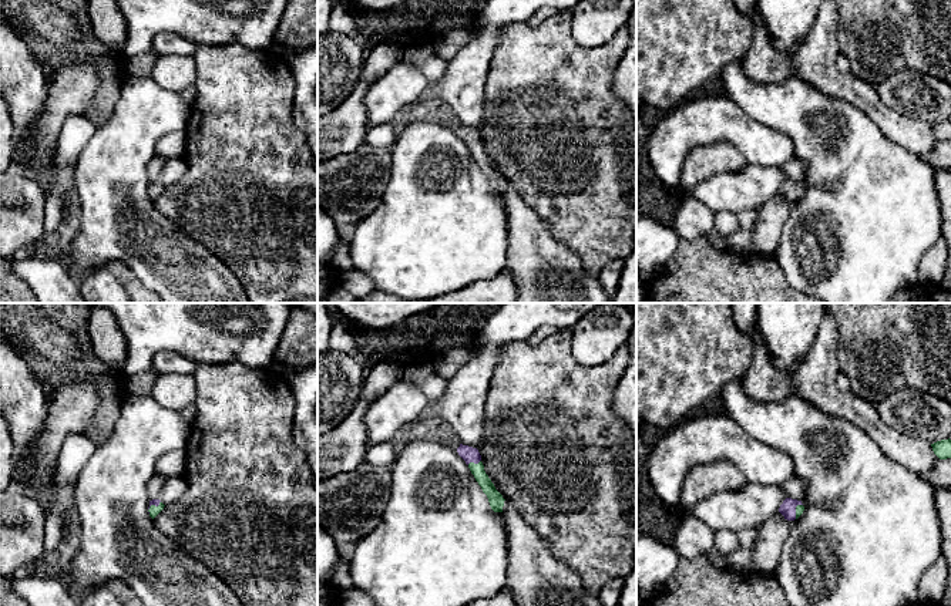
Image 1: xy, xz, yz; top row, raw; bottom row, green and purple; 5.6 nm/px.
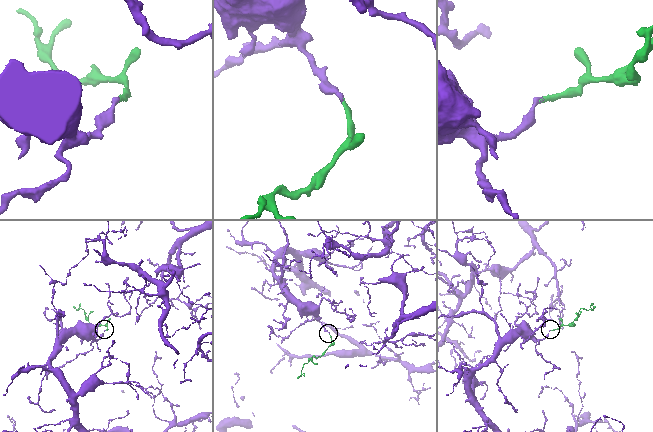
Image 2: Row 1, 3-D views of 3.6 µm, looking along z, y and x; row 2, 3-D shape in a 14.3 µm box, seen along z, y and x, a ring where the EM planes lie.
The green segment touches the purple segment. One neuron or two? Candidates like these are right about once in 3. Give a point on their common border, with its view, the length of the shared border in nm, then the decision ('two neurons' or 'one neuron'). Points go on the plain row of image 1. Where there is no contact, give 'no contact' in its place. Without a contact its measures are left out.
meets green in xz at (473, 144); contact 80 nm long; one neuron

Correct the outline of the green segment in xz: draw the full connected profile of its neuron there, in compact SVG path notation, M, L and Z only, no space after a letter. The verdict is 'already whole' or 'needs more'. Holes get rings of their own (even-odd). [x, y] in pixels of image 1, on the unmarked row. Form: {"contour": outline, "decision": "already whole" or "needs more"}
{"contour": "M460 125L460 128L457 129L457 134L466 142L476 162L481 168L483 174L487 176L491 191L494 193L503 193L505 181L495 171L494 165L485 155L478 131Z", "decision": "needs more"}

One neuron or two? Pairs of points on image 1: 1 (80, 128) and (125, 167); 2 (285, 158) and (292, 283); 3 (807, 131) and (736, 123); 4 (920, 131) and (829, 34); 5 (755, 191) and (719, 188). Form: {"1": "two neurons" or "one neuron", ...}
{"1": "two neurons", "2": "one neuron", "3": "two neurons", "4": "one neuron", "5": "one neuron"}

